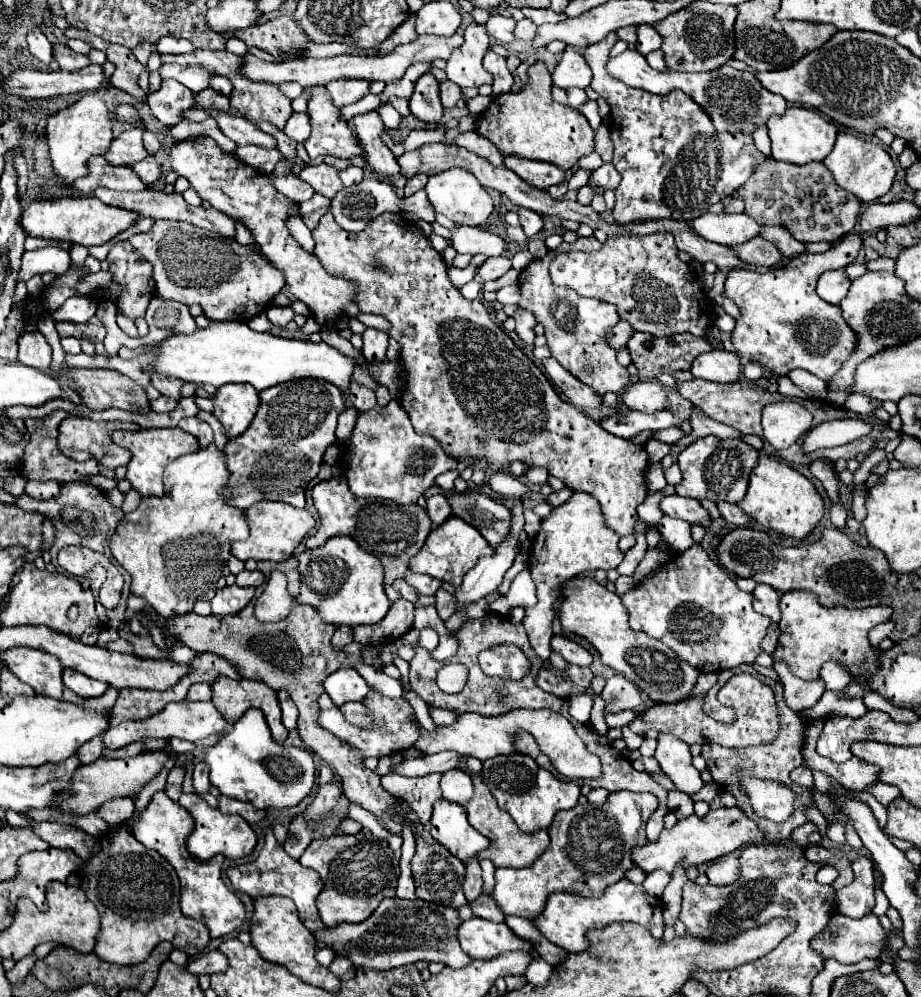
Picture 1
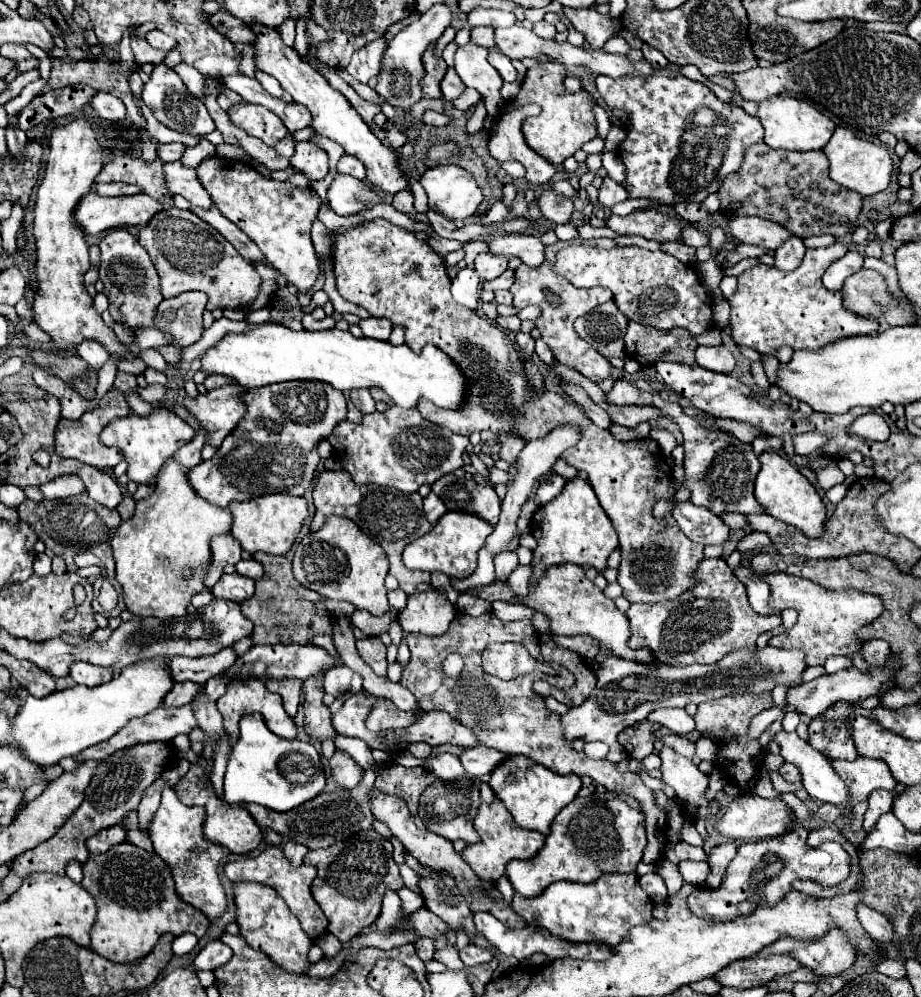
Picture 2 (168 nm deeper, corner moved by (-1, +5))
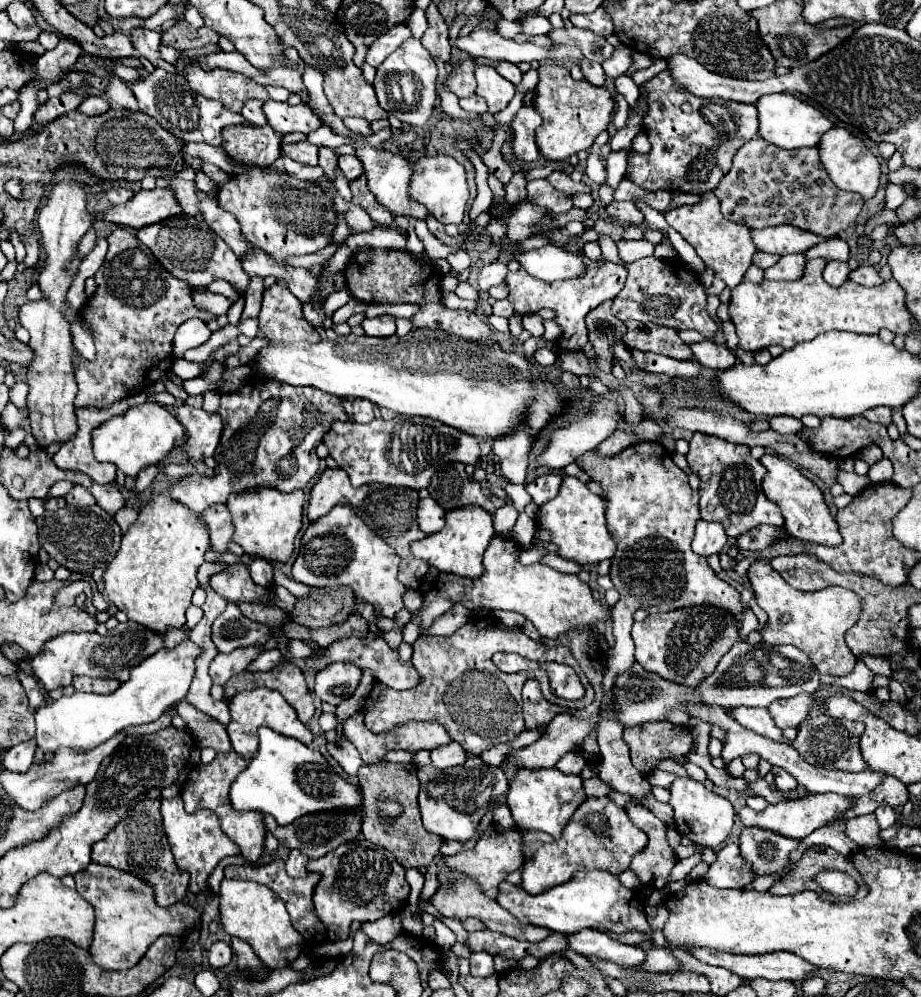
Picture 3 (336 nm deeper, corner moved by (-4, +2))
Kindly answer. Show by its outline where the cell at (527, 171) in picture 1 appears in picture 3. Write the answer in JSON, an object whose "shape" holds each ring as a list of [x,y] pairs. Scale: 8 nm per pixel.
{"shape":[[[522,106],[512,120],[512,150],[520,162],[532,164],[538,160],[540,152],[536,146],[536,128],[542,124],[542,116],[532,106]]]}

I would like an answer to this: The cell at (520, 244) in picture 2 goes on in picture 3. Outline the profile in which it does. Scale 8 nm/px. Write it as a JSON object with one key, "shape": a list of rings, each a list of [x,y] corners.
{"shape":[[[556,246],[528,250],[518,256],[518,262],[528,274],[532,274],[534,278],[540,278],[544,282],[568,280],[568,278],[586,274],[586,264],[584,264],[582,252],[576,254],[576,252],[556,248]]]}

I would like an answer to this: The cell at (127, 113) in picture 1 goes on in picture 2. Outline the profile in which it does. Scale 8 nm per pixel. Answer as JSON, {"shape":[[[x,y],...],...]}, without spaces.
{"shape":[[[97,93],[91,101],[91,107],[99,113],[101,119],[105,121],[111,121],[111,123],[117,123],[117,121],[123,121],[125,115],[127,115],[127,109],[123,105],[123,101],[115,95],[109,95],[109,93]]]}

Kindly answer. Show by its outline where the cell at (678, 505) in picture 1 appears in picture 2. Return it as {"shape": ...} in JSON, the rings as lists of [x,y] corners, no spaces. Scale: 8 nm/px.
{"shape":[[[677,501],[673,519],[691,541],[701,545],[721,545],[729,535],[729,527],[715,517],[715,513],[697,507],[691,501]]]}

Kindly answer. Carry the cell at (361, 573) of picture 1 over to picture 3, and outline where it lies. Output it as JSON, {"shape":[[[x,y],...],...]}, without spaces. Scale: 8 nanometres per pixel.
{"shape":[[[336,504],[326,516],[310,522],[300,544],[300,554],[292,566],[292,578],[296,582],[320,588],[350,586],[358,600],[378,604],[386,618],[392,618],[404,608],[402,596],[406,586],[396,580],[400,562],[398,554],[378,534],[374,534],[350,506]]]}

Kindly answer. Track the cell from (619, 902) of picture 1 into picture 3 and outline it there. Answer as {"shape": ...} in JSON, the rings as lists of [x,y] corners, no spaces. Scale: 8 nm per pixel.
{"shape":[[[604,870],[576,872],[566,884],[554,886],[536,896],[526,894],[522,886],[502,882],[498,888],[496,900],[502,908],[506,908],[510,914],[522,920],[522,924],[534,924],[534,926],[542,926],[542,928],[548,928],[552,932],[562,932],[562,934],[574,934],[584,928],[596,928],[596,926],[604,926],[616,934],[640,930],[648,934],[648,940],[642,942],[640,946],[646,950],[648,944],[652,942],[650,938],[652,932],[646,922],[642,900],[632,890],[624,888],[614,874],[604,872]]]}

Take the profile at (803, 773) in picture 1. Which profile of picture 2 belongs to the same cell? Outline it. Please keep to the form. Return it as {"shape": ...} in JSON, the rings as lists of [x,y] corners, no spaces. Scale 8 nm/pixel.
{"shape":[[[783,763],[781,769],[779,769],[779,773],[781,773],[781,777],[783,777],[785,781],[789,781],[789,783],[797,783],[797,781],[801,781],[801,773],[799,773],[799,769],[797,769],[795,765]]]}

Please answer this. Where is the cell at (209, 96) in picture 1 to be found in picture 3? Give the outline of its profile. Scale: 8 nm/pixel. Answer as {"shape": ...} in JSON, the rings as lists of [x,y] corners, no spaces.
{"shape":[[[248,100],[246,106],[242,108],[242,116],[252,122],[252,124],[258,124],[258,126],[264,126],[266,124],[266,116],[262,112],[262,104],[260,100]]]}

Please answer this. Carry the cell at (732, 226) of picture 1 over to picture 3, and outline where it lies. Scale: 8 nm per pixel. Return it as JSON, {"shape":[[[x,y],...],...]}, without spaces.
{"shape":[[[790,224],[752,230],[752,238],[754,238],[754,244],[758,250],[770,252],[770,254],[780,254],[780,256],[806,252],[808,248],[828,240],[824,236],[818,236],[814,232],[806,232],[806,230],[790,226]]]}

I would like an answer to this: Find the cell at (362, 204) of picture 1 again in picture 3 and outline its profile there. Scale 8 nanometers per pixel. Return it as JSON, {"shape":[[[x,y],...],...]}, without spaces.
{"shape":[[[326,146],[318,148],[318,164],[324,168],[326,176],[332,180],[332,178],[334,178],[334,170],[336,170],[336,156],[332,156],[330,152],[332,152],[332,150],[326,148]]]}

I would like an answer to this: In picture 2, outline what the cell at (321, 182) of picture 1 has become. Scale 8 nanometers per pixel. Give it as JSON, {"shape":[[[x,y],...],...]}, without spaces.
{"shape":[[[301,141],[295,145],[295,155],[291,157],[291,167],[307,175],[311,181],[319,181],[329,173],[327,165],[327,153],[311,143],[311,141]]]}

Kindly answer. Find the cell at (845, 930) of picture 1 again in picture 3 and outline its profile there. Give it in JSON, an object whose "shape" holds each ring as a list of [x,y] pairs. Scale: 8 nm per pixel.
{"shape":[[[694,948],[694,958],[708,964],[726,968],[742,978],[766,978],[766,980],[804,980],[816,970],[806,964],[800,956],[792,952],[772,952],[772,954],[730,954],[730,952],[710,952],[706,948]]]}

